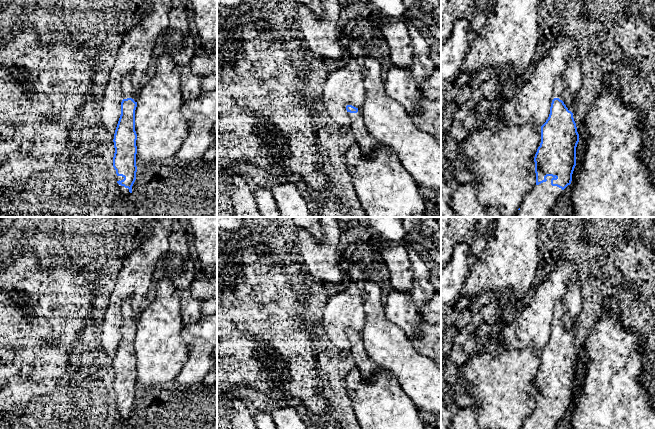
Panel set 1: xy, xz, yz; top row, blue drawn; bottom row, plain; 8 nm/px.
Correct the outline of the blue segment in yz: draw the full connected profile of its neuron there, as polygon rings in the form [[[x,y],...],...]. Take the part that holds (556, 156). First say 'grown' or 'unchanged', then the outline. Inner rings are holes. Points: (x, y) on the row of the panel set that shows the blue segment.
grown | [[[559,77],[555,82],[555,95],[550,114],[541,126],[541,143],[534,157],[536,184],[529,190],[514,217],[548,217],[563,190],[571,184],[576,166],[576,147],[579,142],[573,113],[576,110],[577,95],[573,94],[569,104],[565,103],[567,84]]]

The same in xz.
grown | [[[347,105],[346,110],[350,117],[349,128],[355,136],[355,142],[364,149],[373,148],[375,140],[366,128],[361,109]]]

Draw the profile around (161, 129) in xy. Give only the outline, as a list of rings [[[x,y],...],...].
[[[156,58],[156,73],[138,91],[135,110],[136,166],[157,166],[182,146],[189,127],[181,108],[182,66],[171,58]]]

